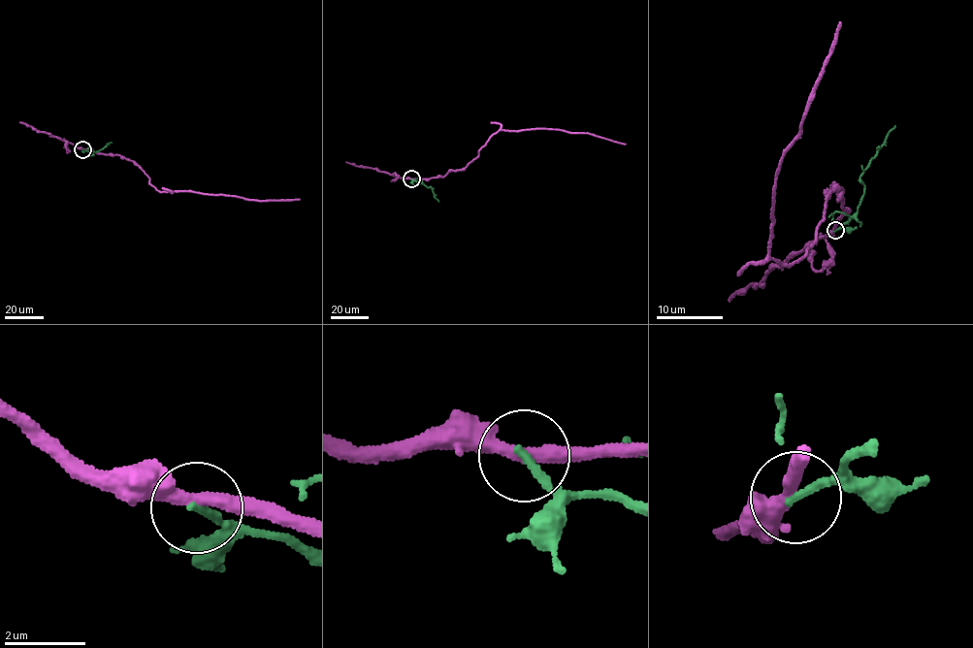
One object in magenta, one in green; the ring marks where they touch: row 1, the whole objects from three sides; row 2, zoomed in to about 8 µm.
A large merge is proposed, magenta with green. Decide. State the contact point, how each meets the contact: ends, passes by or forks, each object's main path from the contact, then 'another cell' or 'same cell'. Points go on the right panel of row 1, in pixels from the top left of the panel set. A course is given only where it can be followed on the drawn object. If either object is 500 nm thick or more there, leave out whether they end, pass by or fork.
place (835, 230); magenta passes by; green ends; course magenta (834, 231), (843, 196), (833, 184), (804, 257), (769, 259), (783, 149), (798, 136), (840, 21); course green (834, 231), (856, 213), (864, 187), (860, 177), (895, 126); another cell

